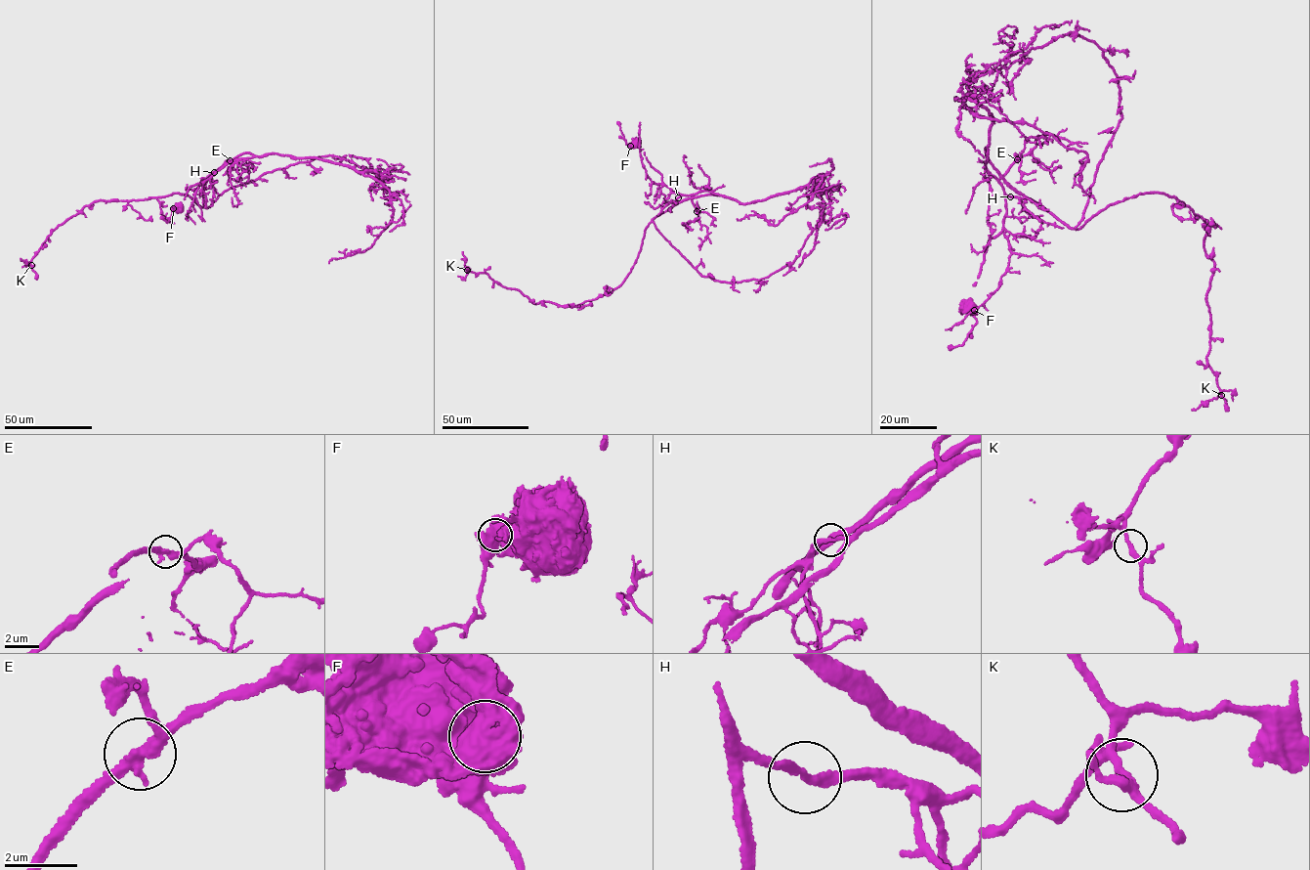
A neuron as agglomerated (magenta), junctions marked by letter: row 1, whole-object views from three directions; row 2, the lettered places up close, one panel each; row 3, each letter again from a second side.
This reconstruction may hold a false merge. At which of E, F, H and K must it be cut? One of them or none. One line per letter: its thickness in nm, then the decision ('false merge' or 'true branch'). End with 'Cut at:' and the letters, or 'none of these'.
E: 320 nm | true branch
F: 1200 nm | false merge
H: 200 nm | true branch
K: 260 nm | true branch
Cut at: F

